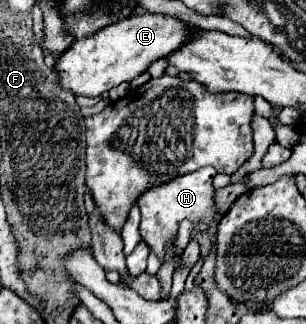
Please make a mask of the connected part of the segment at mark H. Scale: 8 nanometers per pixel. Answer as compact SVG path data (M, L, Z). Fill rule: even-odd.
M202 167L198 171L192 171L188 175L180 175L164 185L156 185L148 191L144 191L144 195L140 195L140 199L136 201L140 211L142 211L142 221L140 221L140 235L142 241L146 241L158 255L158 259L164 261L164 249L168 247L168 243L172 243L176 239L176 231L178 231L178 223L182 219L190 219L194 223L194 231L192 237L198 239L200 243L200 257L202 261L206 259L208 251L210 251L210 237L208 231L200 231L198 223L204 219L206 225L212 223L212 219L216 217L216 207L214 207L214 187L212 187L212 177L216 175L216 169L212 167Z

